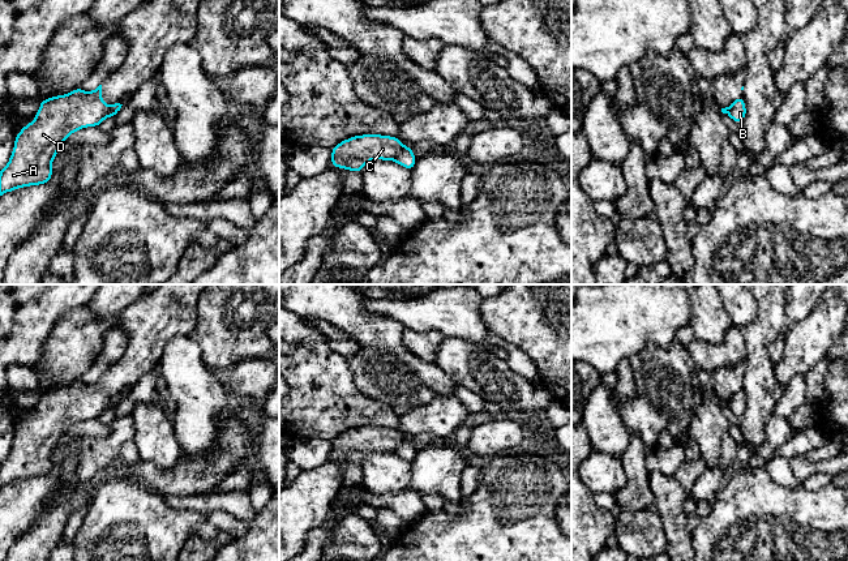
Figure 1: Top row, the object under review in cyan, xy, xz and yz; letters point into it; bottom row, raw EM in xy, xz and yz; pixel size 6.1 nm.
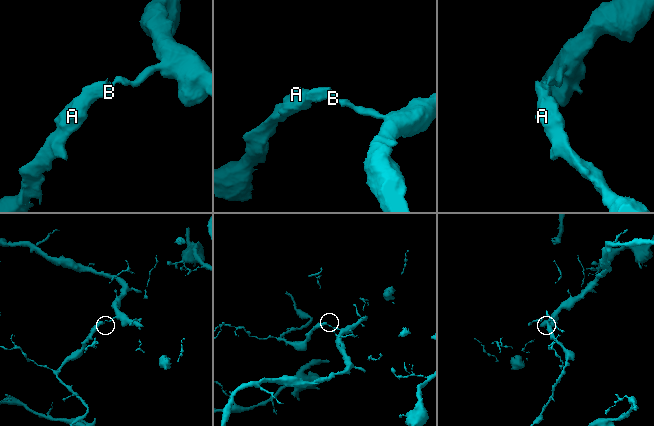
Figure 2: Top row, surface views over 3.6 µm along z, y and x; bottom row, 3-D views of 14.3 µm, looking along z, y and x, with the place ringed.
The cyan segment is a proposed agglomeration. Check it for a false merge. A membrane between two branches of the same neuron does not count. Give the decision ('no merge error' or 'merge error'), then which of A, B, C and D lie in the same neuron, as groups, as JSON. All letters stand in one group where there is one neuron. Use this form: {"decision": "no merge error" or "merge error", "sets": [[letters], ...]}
{"decision": "merge error", "sets": [["A", "C", "D"], ["B"]]}

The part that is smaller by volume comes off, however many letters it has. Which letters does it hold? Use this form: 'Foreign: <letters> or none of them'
Foreign: A, C, D

